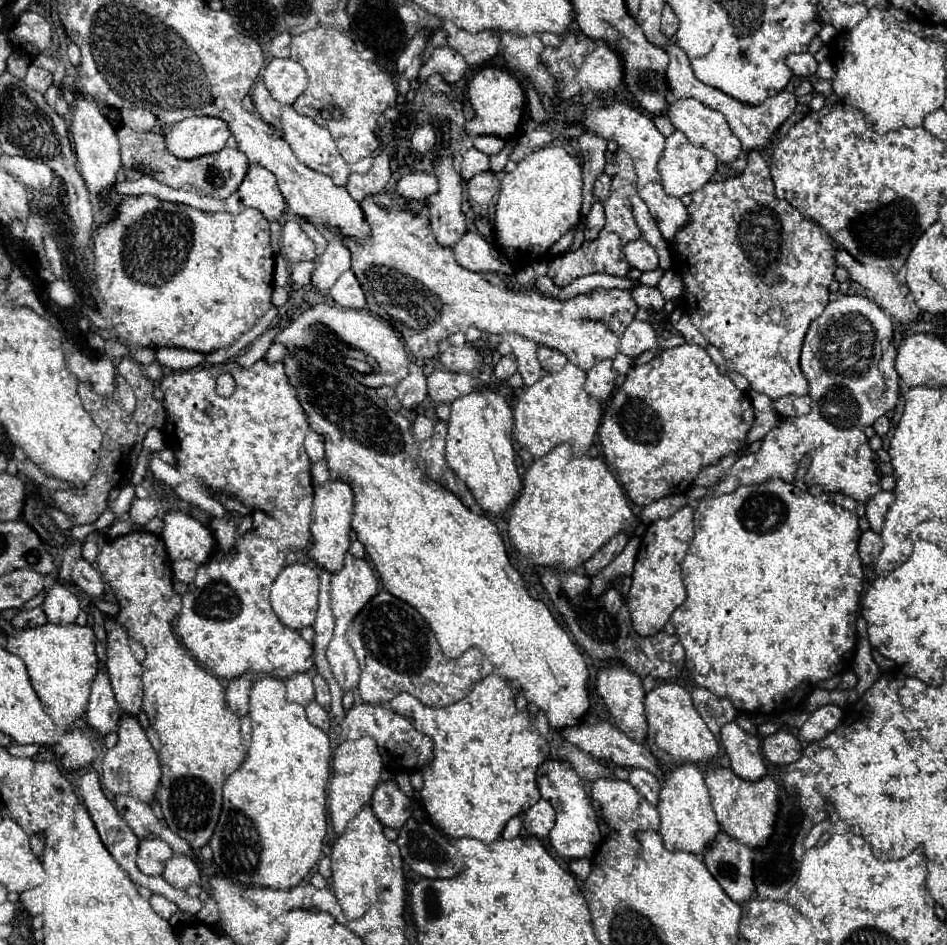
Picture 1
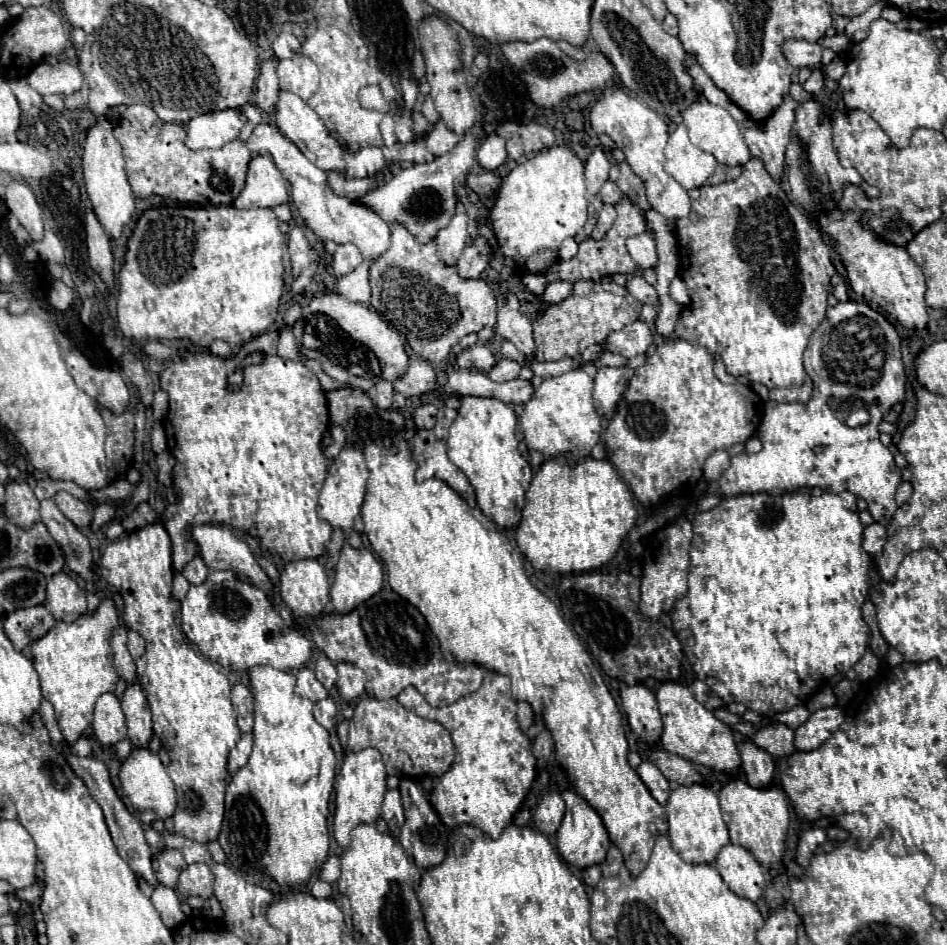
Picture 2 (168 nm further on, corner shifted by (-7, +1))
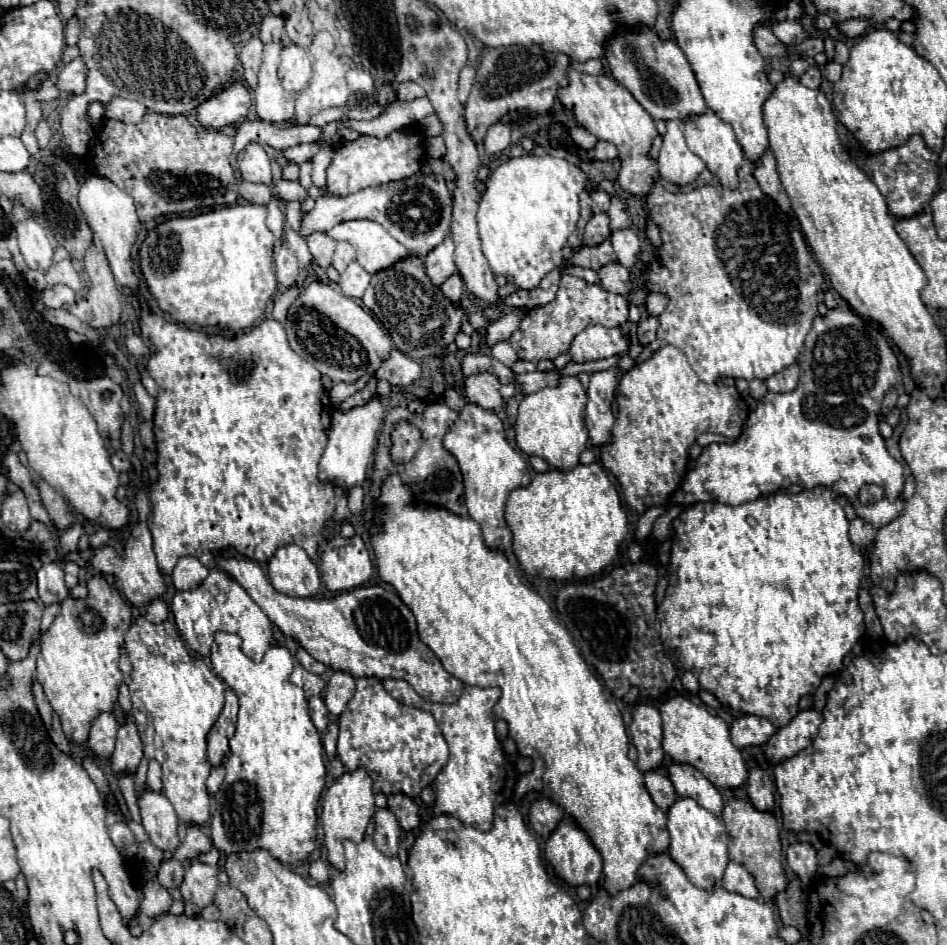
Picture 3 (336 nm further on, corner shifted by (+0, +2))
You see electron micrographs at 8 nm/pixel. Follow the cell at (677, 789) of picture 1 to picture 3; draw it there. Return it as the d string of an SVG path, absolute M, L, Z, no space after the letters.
M678 798L676 804L668 810L668 832L670 832L670 858L686 872L688 880L712 892L720 886L724 870L730 862L728 858L728 834L718 816L710 814L706 808L698 806L692 798Z

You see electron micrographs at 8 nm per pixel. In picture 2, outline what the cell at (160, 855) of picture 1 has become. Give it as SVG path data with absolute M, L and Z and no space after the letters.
M159 849L155 855L153 855L153 871L155 871L155 877L159 883L167 885L167 887L175 887L177 883L177 877L179 877L179 871L185 867L185 859L179 851L175 849Z

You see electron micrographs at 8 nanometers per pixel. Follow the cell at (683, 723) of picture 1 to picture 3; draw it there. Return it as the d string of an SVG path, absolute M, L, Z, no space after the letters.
M684 696L664 700L660 704L660 714L664 720L662 748L676 764L694 766L716 788L740 788L746 784L748 768L740 750L730 742L730 730L722 718L712 716L704 706L696 706Z

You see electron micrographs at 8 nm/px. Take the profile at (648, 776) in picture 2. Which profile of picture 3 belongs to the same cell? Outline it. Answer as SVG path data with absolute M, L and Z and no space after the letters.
M654 772L654 774L644 774L646 778L646 788L654 800L654 804L658 808L662 808L664 812L668 812L668 808L676 802L676 792L674 792L674 786L670 782L668 776L660 774L660 772Z

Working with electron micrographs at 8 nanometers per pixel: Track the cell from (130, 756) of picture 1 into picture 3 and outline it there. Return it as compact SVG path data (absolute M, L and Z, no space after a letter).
M148 792L138 800L142 826L154 846L174 852L180 846L180 824L174 806L164 792Z

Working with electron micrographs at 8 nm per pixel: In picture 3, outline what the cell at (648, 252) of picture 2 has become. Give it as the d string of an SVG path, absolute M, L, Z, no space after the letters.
M626 228L626 230L614 230L610 236L612 248L618 256L618 262L626 268L634 266L640 254L640 236L636 234L636 230Z

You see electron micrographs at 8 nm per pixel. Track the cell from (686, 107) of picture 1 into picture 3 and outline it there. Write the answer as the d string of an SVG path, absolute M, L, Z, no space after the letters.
M708 110L706 114L702 116L696 116L696 118L690 118L686 124L684 124L684 136L686 136L686 144L688 148L700 156L706 164L706 168L720 180L720 184L724 188L730 188L734 190L738 186L738 168L742 166L742 160L744 160L744 152L740 148L740 144L736 142L736 136L734 136L734 130L730 124L726 124L724 120L720 120L712 110Z

